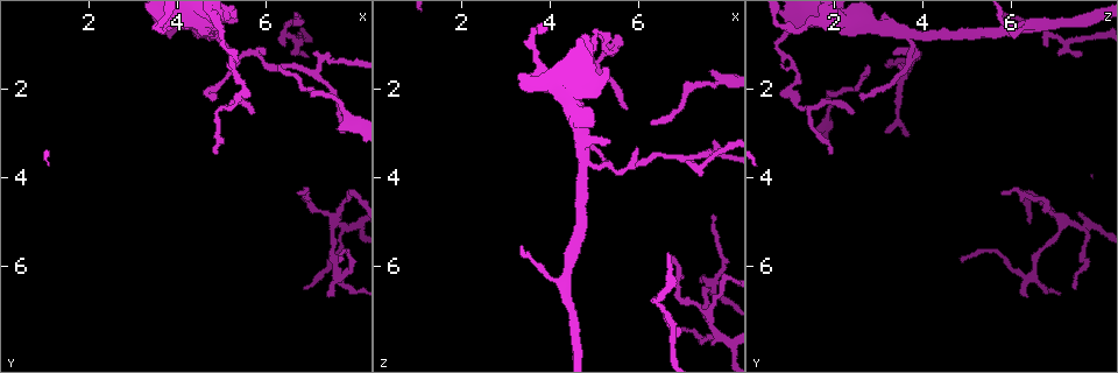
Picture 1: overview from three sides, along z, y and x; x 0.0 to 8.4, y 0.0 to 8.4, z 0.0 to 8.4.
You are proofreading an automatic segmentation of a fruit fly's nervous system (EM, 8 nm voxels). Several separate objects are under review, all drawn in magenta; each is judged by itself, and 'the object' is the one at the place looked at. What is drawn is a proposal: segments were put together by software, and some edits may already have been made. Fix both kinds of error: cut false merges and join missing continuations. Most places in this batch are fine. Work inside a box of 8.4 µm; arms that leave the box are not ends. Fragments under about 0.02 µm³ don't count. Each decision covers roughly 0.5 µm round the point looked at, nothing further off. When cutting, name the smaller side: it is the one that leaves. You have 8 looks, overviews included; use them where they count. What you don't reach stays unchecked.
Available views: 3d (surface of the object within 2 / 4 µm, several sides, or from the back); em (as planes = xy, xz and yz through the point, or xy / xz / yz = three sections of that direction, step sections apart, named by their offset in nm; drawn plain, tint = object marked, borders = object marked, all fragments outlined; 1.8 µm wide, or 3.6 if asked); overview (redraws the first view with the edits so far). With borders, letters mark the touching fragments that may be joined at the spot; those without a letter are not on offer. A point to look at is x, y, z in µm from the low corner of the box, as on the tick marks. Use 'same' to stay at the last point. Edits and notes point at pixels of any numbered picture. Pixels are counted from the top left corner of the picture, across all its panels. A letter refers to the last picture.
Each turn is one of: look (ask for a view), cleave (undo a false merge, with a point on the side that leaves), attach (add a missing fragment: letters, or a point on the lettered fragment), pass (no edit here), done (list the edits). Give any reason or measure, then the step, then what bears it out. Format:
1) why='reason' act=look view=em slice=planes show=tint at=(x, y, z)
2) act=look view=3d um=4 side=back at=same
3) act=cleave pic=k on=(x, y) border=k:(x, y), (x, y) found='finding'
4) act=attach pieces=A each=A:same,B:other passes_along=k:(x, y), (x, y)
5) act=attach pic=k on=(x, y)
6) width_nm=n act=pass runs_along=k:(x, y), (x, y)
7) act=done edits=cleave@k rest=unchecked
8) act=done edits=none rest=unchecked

why='calibre changes' act=look view=3d um=2 at=(7.85, 2.60, 1.85)

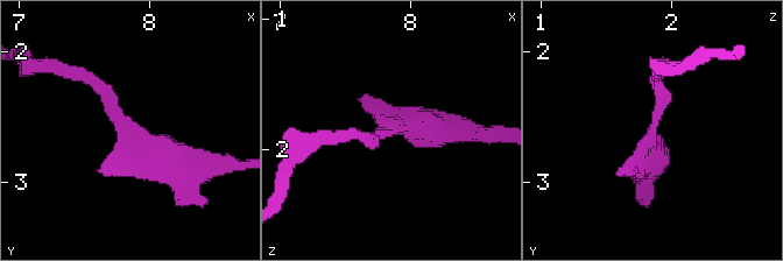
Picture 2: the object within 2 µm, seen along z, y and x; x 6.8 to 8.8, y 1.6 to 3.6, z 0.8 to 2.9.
why='now the EM' act=look view=em slice=planes show=borders at=(7.86, 2.58, 1.84)

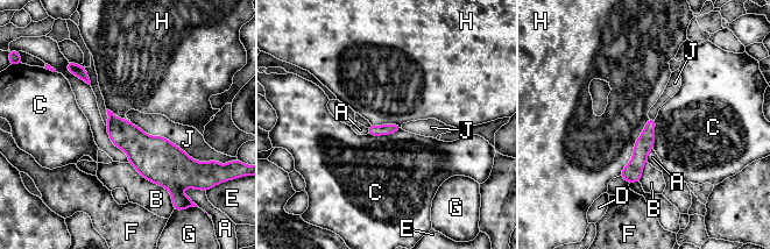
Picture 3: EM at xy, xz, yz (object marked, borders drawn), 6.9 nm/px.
act=pass each=A:other,B:other,C:other,D:other,E:other,F:other,G:other,H:other,J:other runs_along=3:(651, 121), (630, 179) found='one neuron here'

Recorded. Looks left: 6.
why='arms part here' act=look view=3d um=2 at=(7.60, 5.00, 7.15)

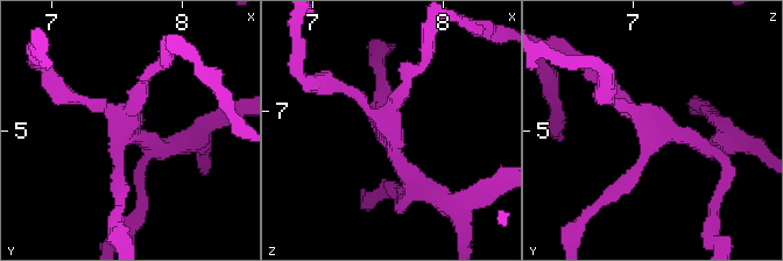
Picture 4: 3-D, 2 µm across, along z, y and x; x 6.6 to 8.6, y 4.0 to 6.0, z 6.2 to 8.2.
act=look view=em slice=planes show=borders at=(7.56, 5.04, 7.20)

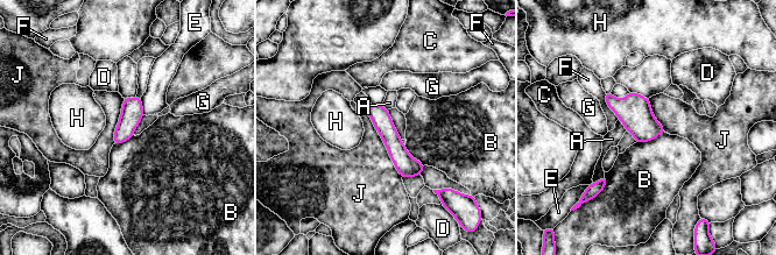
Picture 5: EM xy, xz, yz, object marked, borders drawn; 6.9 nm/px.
width_nm=130 longest_contact=J:550nm act=pass each=A:other,B:other,C:other,D:other,E:other,F:other,G:other,H:other,J:other found='continuous, no second neuron'

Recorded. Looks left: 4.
why='two arms in line, one across' act=look view=3d um=2 at=(7.05, 1.65, 3.60)

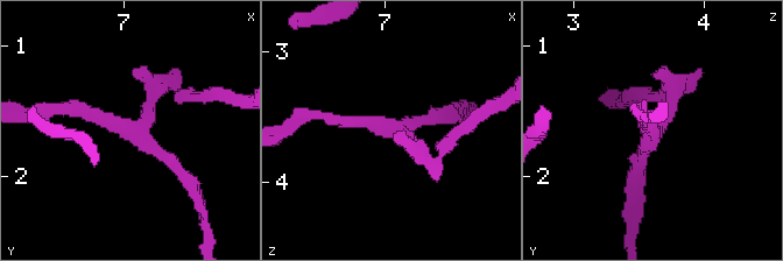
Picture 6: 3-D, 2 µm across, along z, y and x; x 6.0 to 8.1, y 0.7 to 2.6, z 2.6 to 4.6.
arms=3 why='need the tissue' act=look view=em slice=yz step=8 show=tint at=(7.08, 1.66, 3.56)

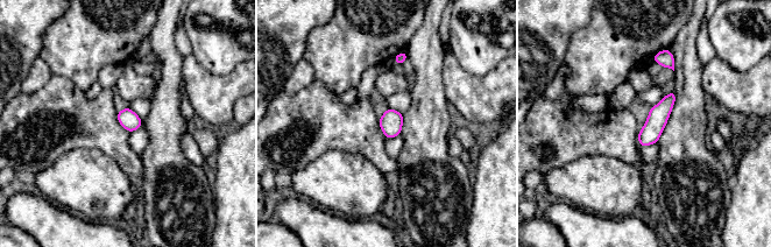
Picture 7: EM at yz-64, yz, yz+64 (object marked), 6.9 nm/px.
act=look view=em slice=planes show=borders at=same

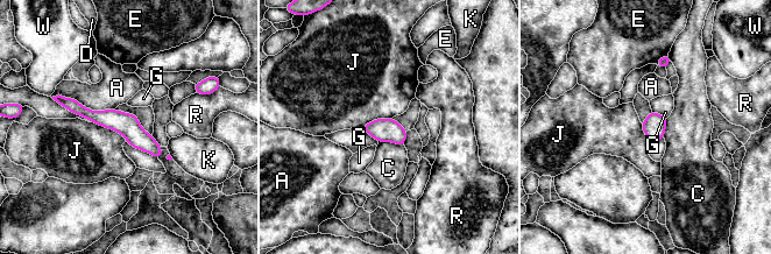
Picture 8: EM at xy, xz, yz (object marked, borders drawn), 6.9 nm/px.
act=pass each=A:other,C:other,D:other,E:other,G:other,J:other,K:other,R:other,W:other runs_along=8:(63, 101), (124, 122), (158, 153) found='continuous, no second neuron'

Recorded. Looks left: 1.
act=done edits=none rest=unchecked

